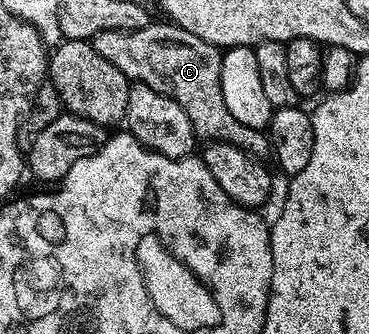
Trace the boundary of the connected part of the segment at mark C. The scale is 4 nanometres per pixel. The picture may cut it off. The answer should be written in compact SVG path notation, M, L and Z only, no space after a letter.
M151 23L131 33L100 31L93 37L92 44L100 56L108 59L108 63L131 82L152 87L180 103L184 115L188 115L188 123L192 123L195 138L203 142L227 141L245 153L265 158L268 153L267 134L261 129L244 127L244 123L238 122L224 103L224 91L220 87L223 50L200 39L200 35L192 35L192 31L184 31L173 23L165 24Z

